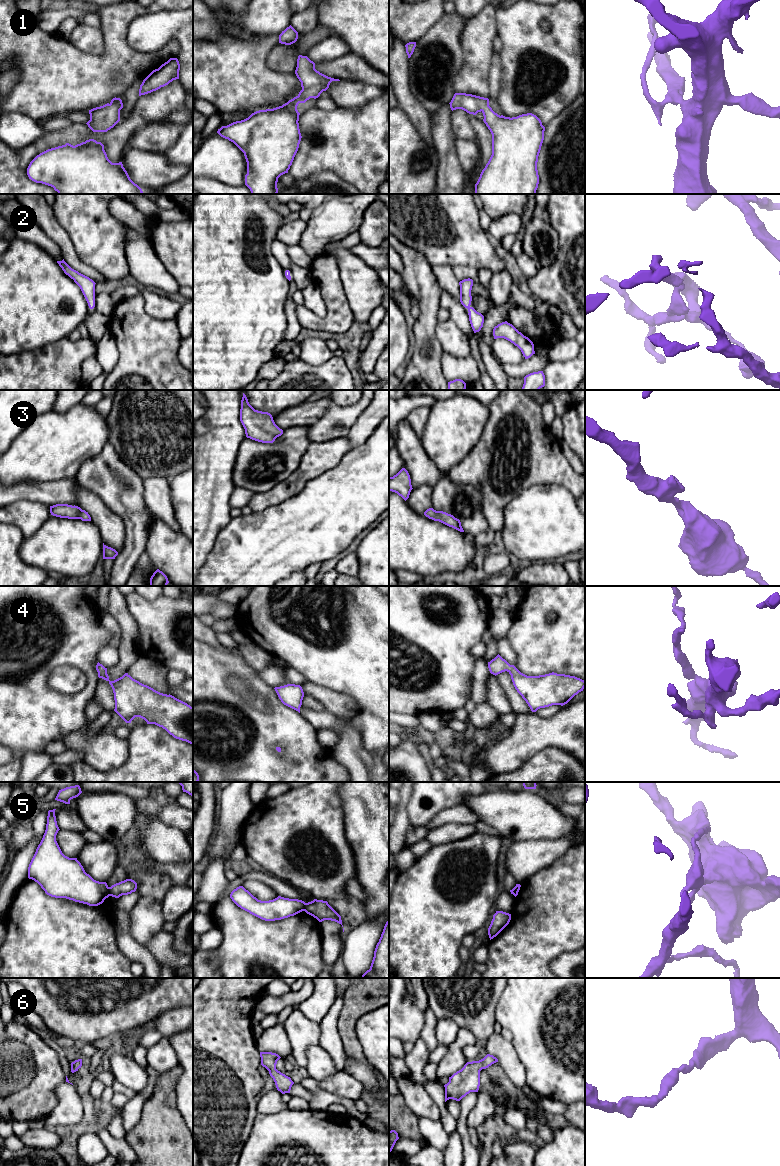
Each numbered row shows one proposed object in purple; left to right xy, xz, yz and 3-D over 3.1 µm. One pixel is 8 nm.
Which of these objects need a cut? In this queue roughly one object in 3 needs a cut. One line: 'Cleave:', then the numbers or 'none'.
Cleave: 5

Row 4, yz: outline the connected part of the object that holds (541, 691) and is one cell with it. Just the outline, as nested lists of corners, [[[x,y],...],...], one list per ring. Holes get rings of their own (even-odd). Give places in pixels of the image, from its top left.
[[[499,654],[488,662],[488,668],[495,676],[507,671],[511,675],[515,689],[532,712],[552,705],[563,706],[585,688],[585,681],[575,676],[554,672],[527,676],[514,665],[510,665]]]

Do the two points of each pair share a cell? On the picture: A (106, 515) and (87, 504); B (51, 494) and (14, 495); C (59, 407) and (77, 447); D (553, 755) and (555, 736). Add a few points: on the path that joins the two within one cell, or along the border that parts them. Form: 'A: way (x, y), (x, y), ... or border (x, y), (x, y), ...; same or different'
A: way (101, 513), (92, 504); same
B: way (42, 493), (23, 493); same
C: border (80, 402), (62, 412), (52, 410); different
D: border (574, 755), (558, 748), (545, 747), (533, 756); different

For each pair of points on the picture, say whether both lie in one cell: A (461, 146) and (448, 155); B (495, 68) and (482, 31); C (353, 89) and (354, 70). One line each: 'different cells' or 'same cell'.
A: different cells
B: different cells
C: different cells

